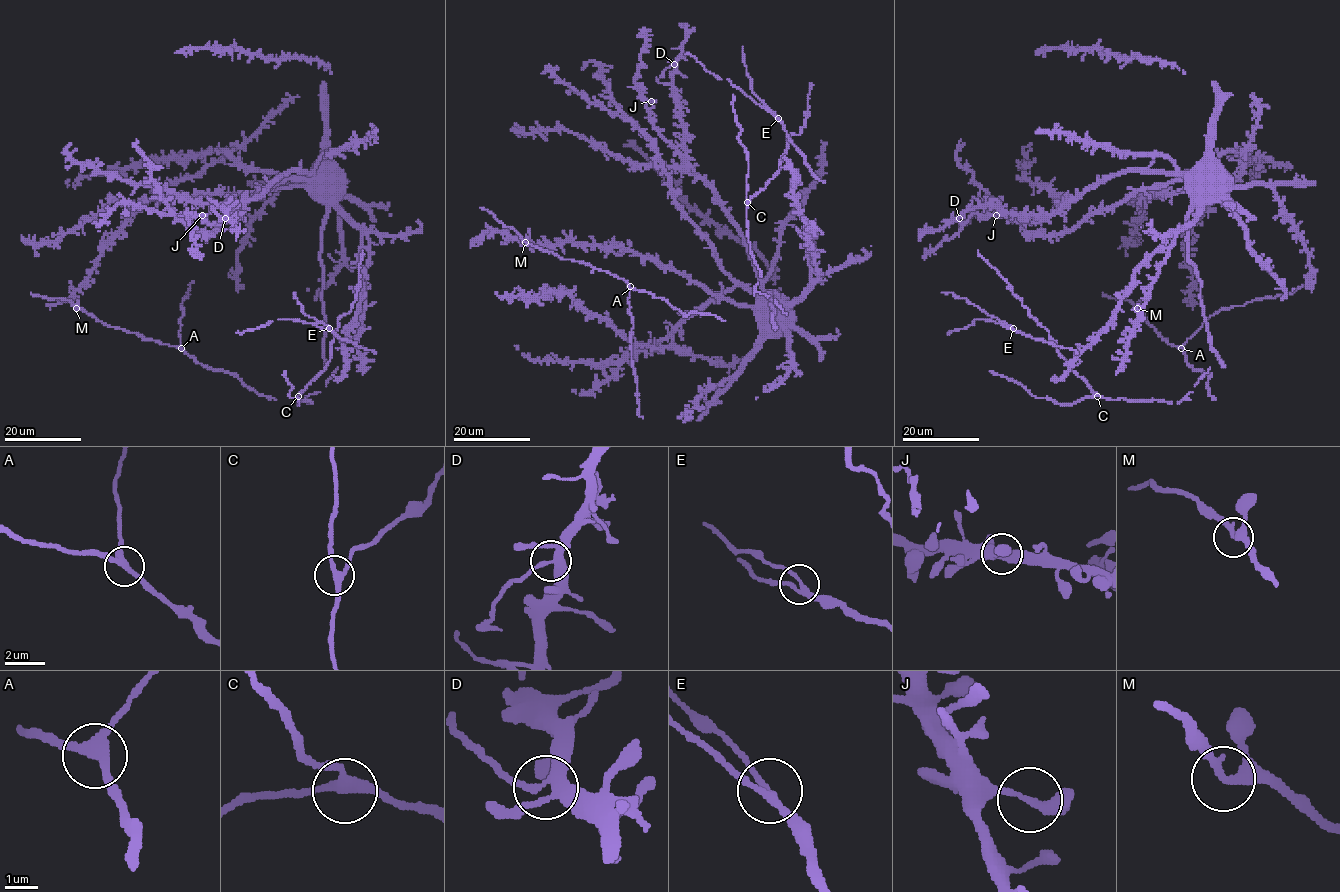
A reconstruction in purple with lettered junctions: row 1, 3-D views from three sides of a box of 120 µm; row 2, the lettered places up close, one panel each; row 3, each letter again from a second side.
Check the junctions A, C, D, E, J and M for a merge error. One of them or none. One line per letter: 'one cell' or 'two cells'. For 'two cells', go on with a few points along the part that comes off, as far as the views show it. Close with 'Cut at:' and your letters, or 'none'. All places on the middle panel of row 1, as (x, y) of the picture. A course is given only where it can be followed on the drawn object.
A: one cell
C: one cell
D: one cell
E: one cell
J: one cell
M: one cell
Cut at: none

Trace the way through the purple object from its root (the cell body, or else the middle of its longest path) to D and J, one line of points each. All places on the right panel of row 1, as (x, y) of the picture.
D: (1195, 181), (1176, 174), (1121, 171), (1092, 185), (1053, 213), (1018, 214), (983, 205), (969, 206), (959, 218)
J: (1195, 181), (1176, 174), (1121, 171), (1035, 223), (1020, 223), (996, 215)

